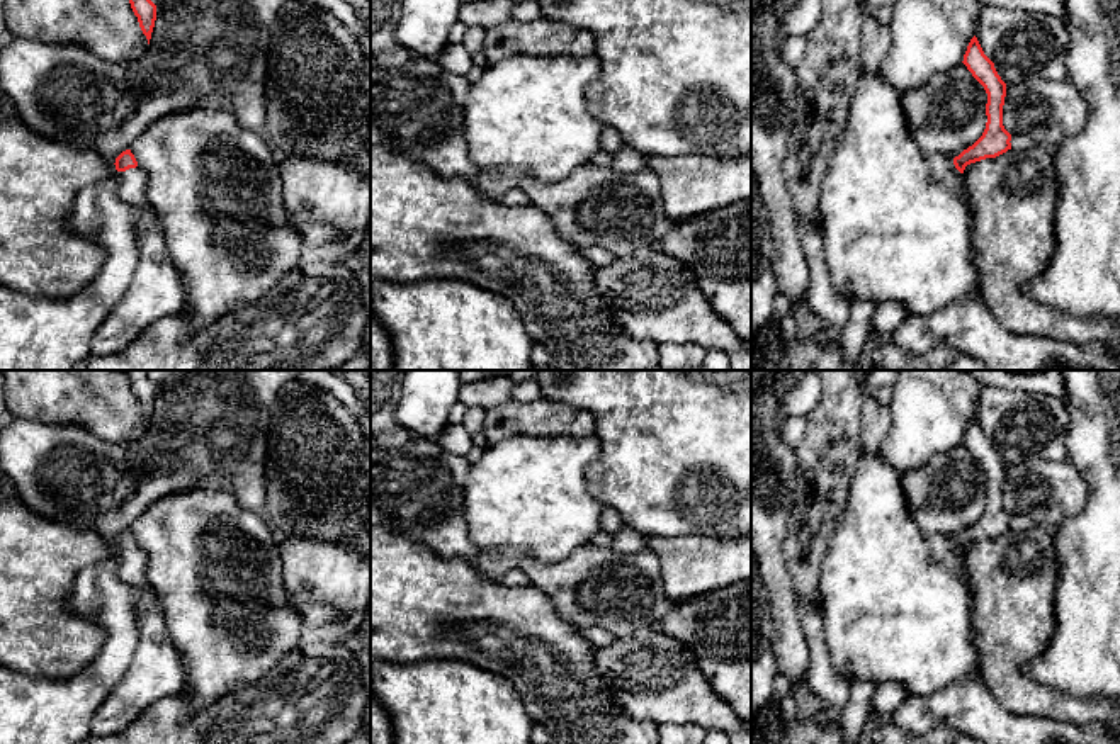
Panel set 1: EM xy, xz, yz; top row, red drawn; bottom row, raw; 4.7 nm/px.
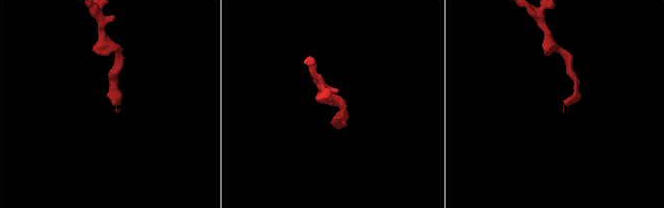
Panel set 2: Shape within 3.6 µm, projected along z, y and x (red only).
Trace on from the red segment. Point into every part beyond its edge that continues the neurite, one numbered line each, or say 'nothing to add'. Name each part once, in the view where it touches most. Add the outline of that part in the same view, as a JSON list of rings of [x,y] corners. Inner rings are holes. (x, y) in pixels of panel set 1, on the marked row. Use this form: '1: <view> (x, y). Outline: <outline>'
1: xy (133, 182). Outline: [[[129,168],[126,172],[119,172],[121,177],[121,189],[119,189],[119,197],[133,204],[136,207],[146,207],[146,182],[148,175],[143,168]]]

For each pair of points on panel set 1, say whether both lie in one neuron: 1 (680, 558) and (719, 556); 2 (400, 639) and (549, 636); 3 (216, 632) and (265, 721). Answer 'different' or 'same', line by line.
1: same
2: same
3: different

